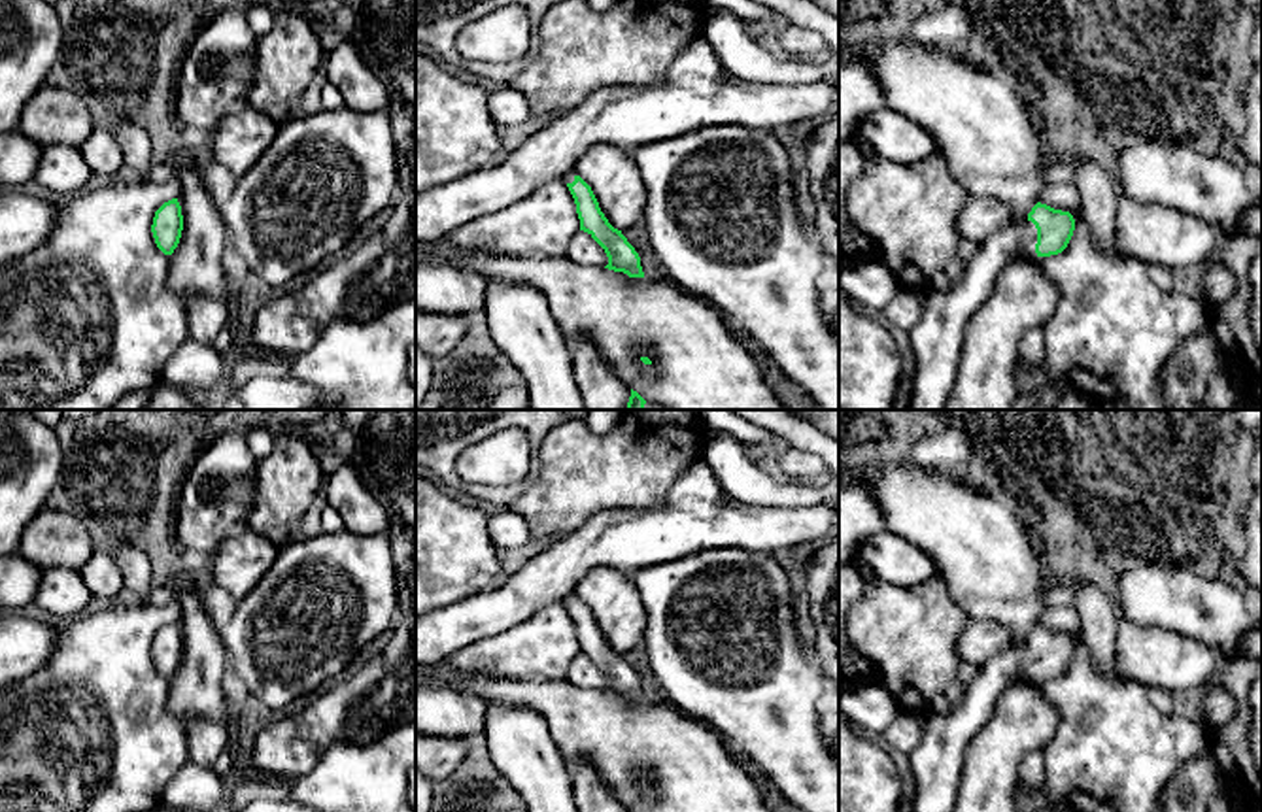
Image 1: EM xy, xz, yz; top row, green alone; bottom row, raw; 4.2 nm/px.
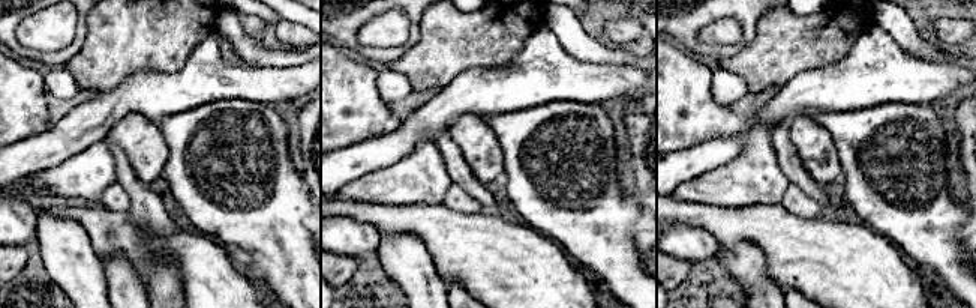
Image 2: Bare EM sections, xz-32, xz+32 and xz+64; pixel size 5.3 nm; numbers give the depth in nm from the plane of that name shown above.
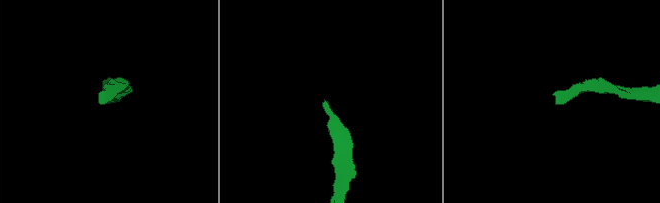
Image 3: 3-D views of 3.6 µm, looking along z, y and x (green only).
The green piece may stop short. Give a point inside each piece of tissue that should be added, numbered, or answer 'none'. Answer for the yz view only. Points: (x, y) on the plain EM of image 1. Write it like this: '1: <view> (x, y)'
1: yz (937, 761)

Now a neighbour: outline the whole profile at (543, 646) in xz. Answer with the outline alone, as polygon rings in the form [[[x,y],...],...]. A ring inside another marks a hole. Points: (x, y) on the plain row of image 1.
[[[563,601],[550,602],[503,634],[455,651],[448,668],[508,680],[563,680],[580,653],[574,621]]]

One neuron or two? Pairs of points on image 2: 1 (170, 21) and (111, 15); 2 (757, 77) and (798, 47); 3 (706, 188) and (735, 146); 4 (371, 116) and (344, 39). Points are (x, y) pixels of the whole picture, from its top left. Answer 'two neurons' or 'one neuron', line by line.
1: one neuron
2: one neuron
3: two neurons
4: two neurons

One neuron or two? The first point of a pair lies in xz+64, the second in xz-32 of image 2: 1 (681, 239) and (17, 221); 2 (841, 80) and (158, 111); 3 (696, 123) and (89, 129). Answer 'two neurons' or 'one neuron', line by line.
1: one neuron
2: one neuron
3: two neurons

